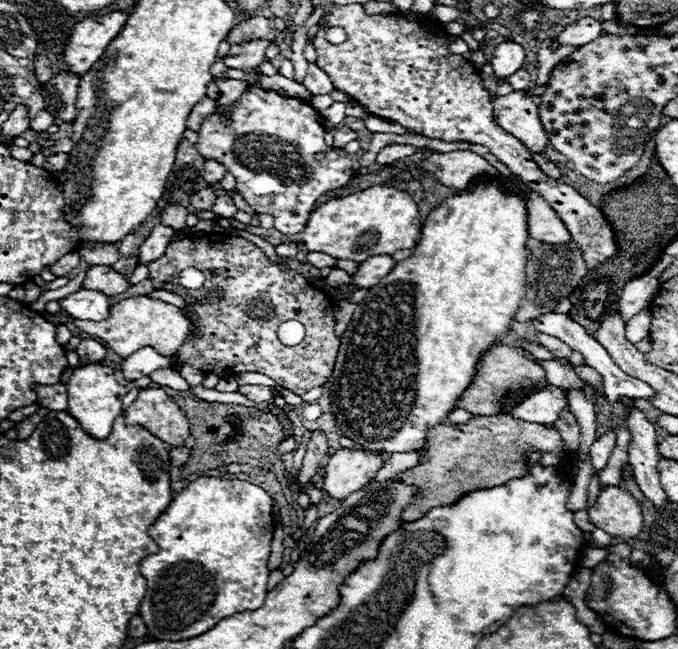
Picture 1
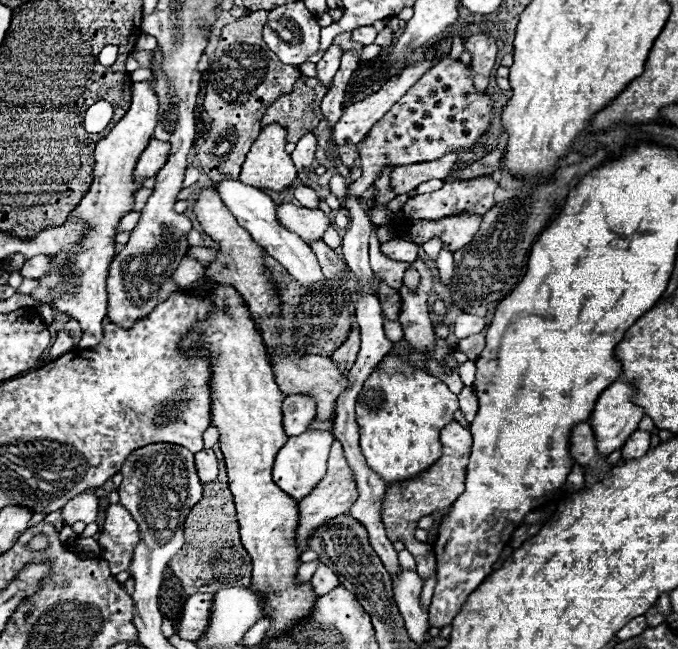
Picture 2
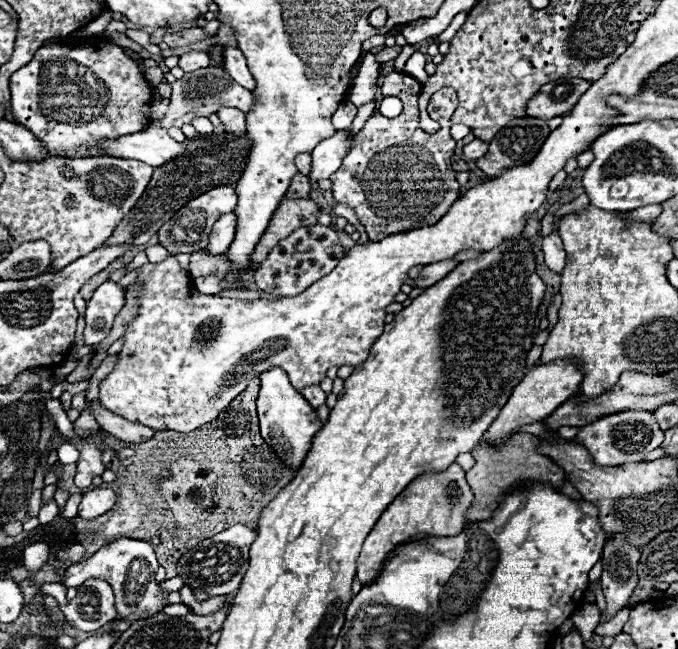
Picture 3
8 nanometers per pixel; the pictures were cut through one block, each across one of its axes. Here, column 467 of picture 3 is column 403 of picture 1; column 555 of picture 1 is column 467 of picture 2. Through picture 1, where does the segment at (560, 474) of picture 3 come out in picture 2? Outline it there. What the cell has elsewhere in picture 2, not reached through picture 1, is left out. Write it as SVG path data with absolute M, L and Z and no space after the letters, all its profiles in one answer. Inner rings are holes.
M452 422L446 428L442 428L440 434L442 434L440 440L444 446L442 458L434 466L430 466L430 470L426 470L426 474L420 474L418 478L414 478L410 482L398 482L398 486L388 486L386 498L382 504L382 522L386 526L388 538L392 542L396 542L396 540L404 542L406 550L410 550L410 554L416 558L416 570L422 576L422 580L428 580L434 574L436 558L434 558L432 546L428 546L424 542L416 542L416 538L414 538L416 524L420 518L432 514L434 510L448 508L458 498L458 494L464 492L464 474L466 474L470 446L472 446L470 430L458 422Z

